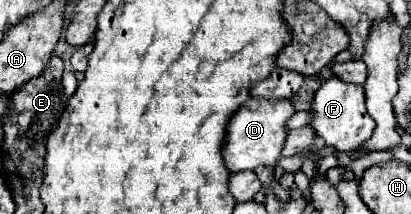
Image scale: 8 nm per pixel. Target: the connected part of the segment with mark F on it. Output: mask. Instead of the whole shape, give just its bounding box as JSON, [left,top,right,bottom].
[309,78,375,152]

